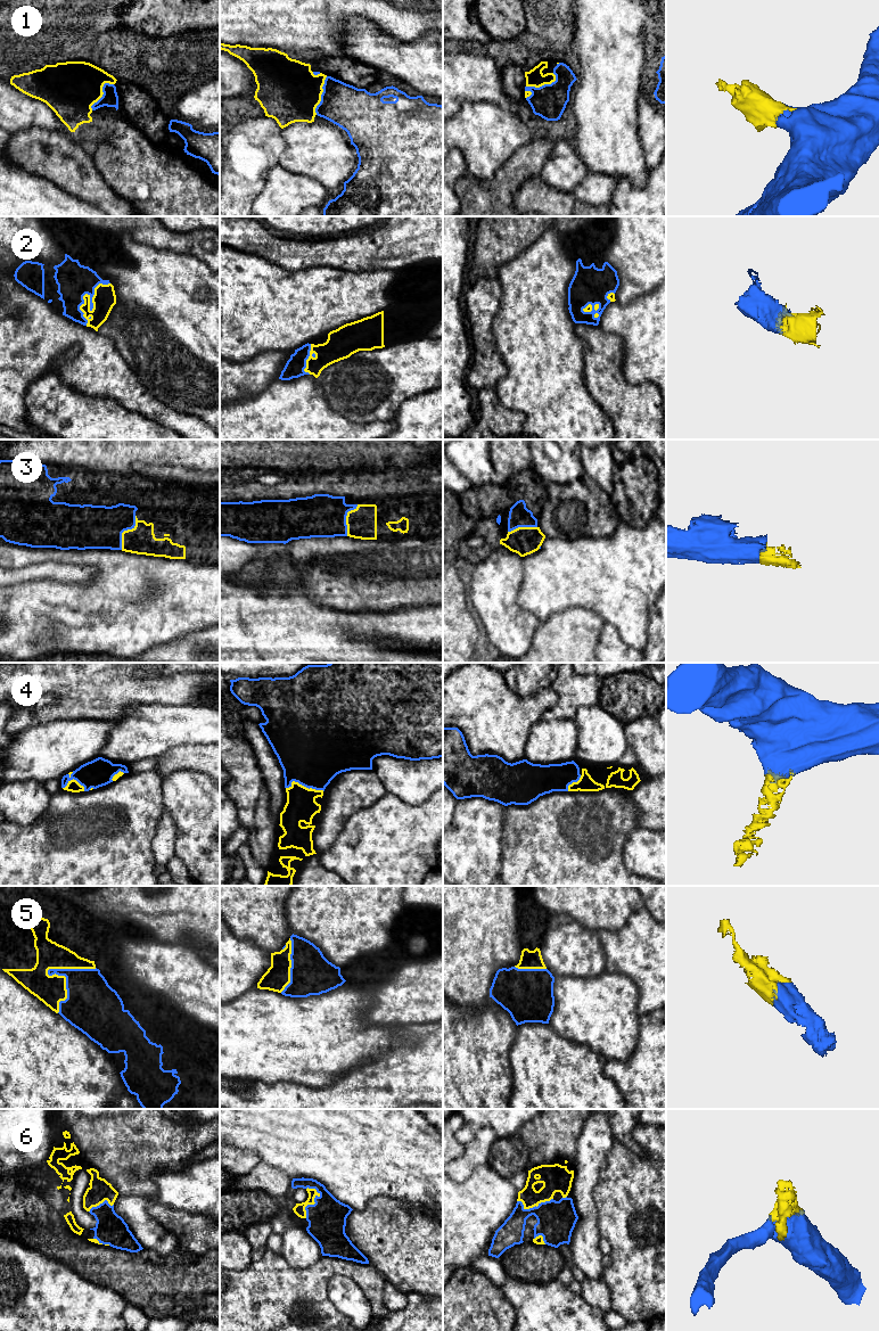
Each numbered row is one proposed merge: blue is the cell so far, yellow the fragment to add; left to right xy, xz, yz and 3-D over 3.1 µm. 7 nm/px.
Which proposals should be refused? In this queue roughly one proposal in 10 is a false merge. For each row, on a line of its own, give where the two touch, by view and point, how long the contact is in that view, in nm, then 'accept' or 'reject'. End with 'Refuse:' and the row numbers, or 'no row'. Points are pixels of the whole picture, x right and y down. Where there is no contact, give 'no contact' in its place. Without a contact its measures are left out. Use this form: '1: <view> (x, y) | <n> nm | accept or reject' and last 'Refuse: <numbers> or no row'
1: xz (321, 96) | 280 nm | accept
2: xy (84, 294) | 340 nm | accept
3: xy (124, 530) | 260 nm | accept
4: xz (304, 786) | 280 nm | accept
5: xy (50, 975) | 420 nm | accept
6: xz (312, 1205) | 220 nm | accept
Refuse: no row

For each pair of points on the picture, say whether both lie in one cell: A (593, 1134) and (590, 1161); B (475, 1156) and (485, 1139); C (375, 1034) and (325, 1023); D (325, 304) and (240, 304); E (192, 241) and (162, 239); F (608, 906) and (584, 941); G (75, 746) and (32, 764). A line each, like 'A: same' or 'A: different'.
A: same
B: same
C: same
D: same
E: same
F: different
G: same

